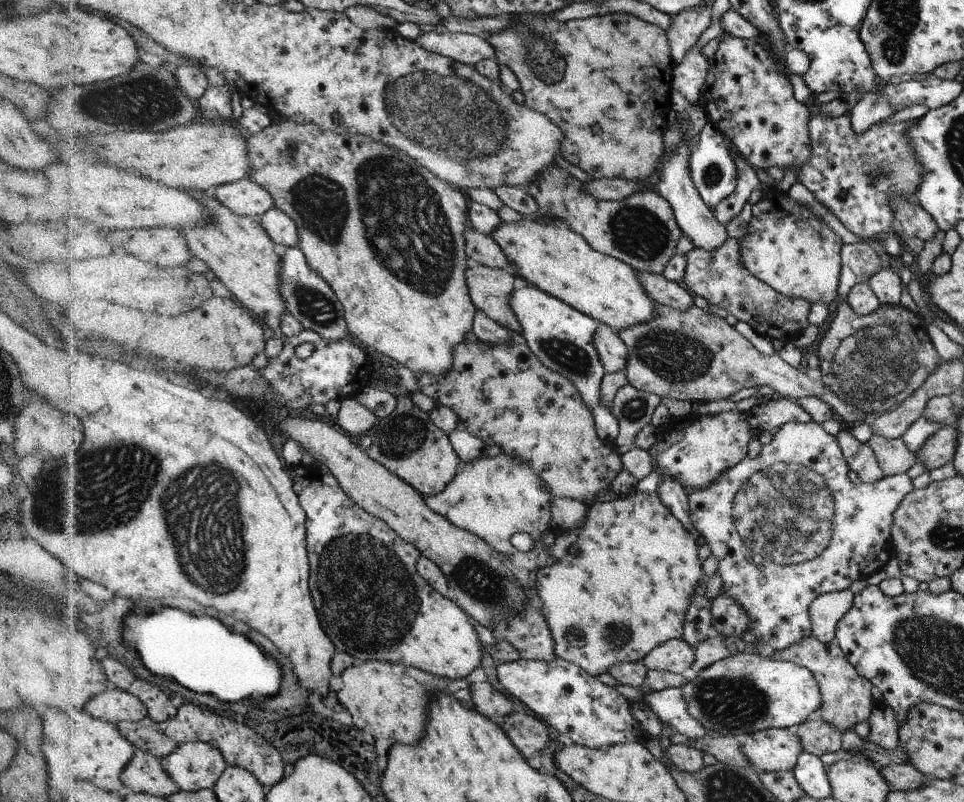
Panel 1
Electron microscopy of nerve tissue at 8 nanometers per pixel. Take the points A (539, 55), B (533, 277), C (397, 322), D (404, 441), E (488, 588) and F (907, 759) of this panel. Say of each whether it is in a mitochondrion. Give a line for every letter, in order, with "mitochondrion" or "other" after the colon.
A: mitochondrion
B: other
C: other
D: mitochondrion
E: mitochondrion
F: other

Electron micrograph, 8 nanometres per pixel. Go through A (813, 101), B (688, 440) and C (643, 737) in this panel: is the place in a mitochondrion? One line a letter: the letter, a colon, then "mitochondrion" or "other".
A: other
B: other
C: other

